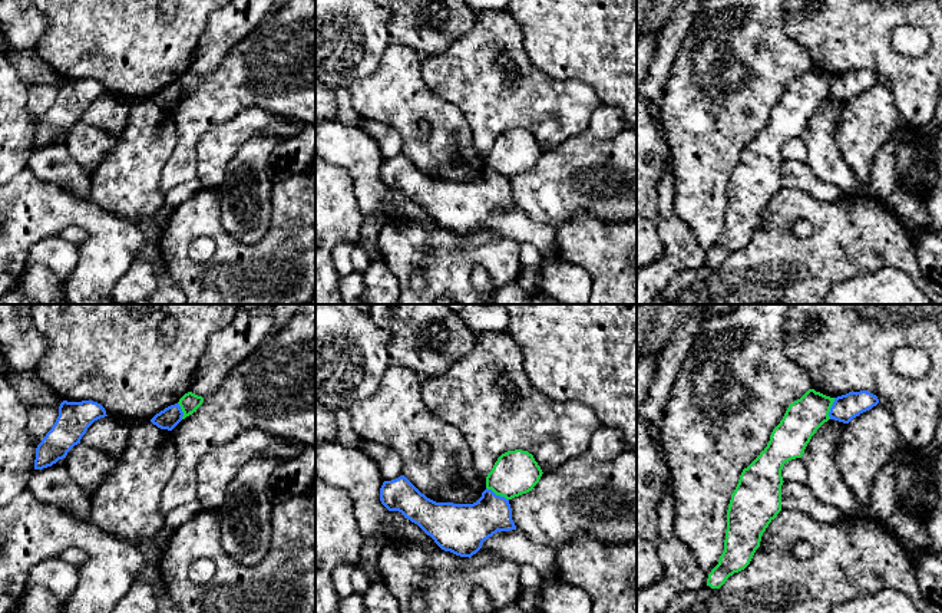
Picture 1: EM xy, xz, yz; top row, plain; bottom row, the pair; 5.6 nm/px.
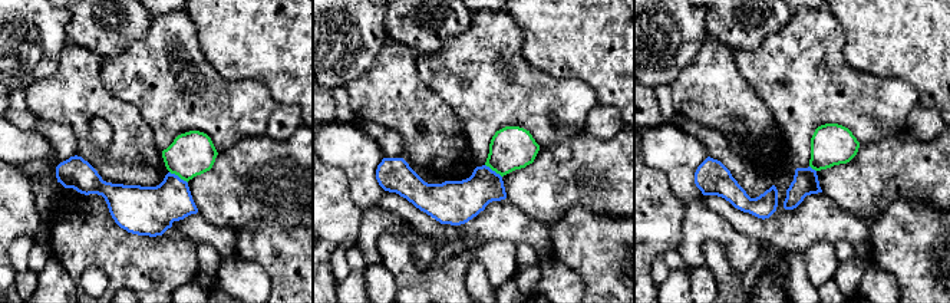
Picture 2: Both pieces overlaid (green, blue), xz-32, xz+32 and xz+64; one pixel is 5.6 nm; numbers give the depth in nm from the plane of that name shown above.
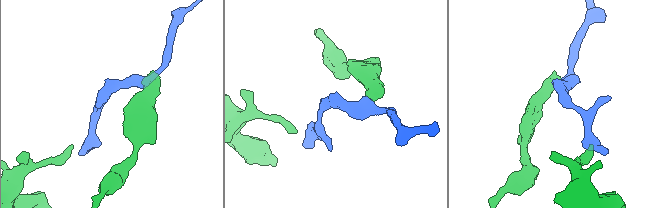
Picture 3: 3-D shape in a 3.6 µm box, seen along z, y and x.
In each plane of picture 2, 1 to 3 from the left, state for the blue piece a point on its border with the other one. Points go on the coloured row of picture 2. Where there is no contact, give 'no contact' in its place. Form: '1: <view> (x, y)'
1: xz-32 (178, 175)
2: xz+32 (494, 170)
3: xz+64 (812, 168)

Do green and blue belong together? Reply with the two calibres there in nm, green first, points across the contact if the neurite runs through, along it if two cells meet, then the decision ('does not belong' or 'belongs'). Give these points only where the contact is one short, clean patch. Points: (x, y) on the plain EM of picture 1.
260/260 nm | along xz (486, 165), (508, 178) | does not belong

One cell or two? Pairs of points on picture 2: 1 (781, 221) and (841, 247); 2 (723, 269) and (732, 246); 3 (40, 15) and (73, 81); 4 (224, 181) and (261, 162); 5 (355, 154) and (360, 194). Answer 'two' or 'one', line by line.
1: two
2: two
3: two
4: one
5: one

